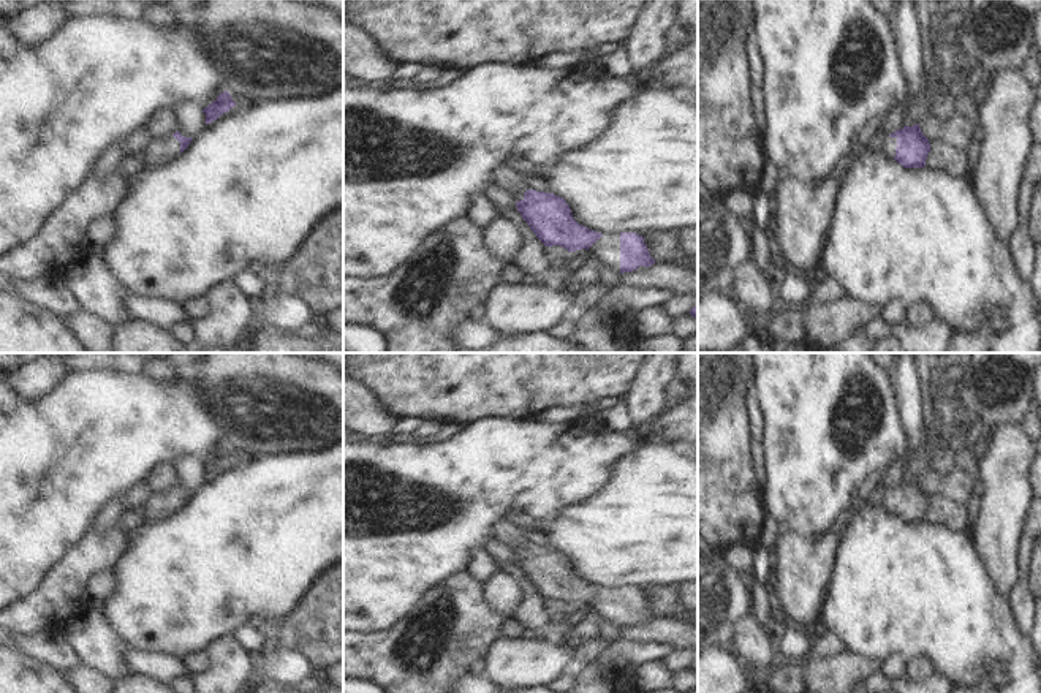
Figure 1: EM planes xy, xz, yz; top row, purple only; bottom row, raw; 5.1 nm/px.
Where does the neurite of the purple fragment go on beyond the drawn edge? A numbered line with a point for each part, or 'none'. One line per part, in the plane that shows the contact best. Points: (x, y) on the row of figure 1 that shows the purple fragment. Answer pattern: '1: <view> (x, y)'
1: yz (888, 146)

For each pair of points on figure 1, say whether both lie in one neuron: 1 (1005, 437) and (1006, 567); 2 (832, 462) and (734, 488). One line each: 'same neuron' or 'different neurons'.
1: same neuron
2: different neurons

